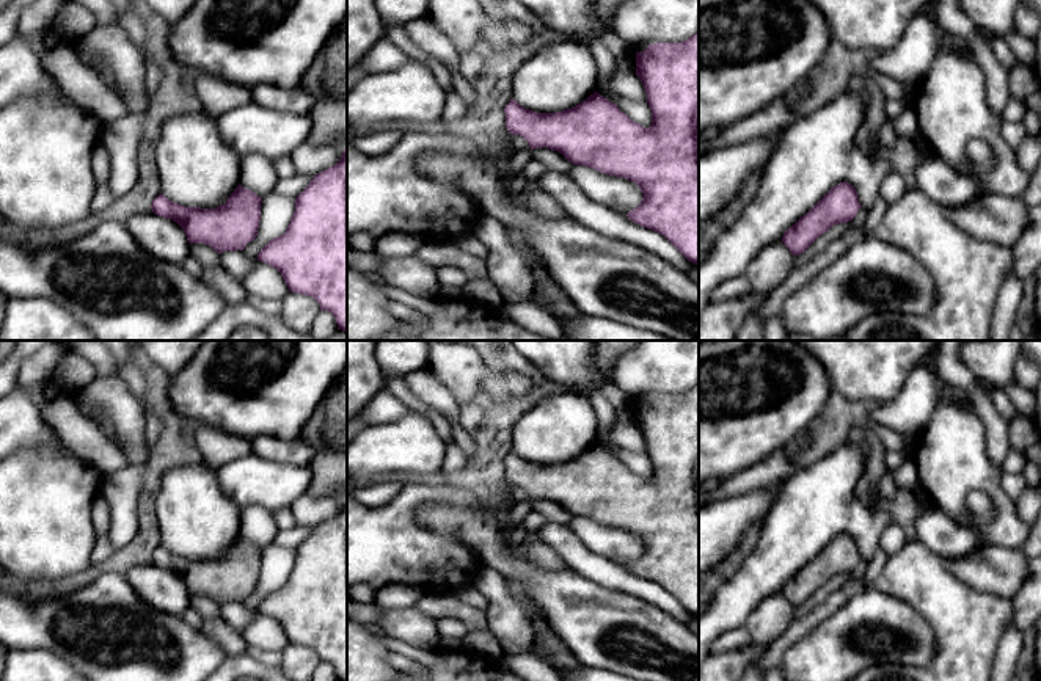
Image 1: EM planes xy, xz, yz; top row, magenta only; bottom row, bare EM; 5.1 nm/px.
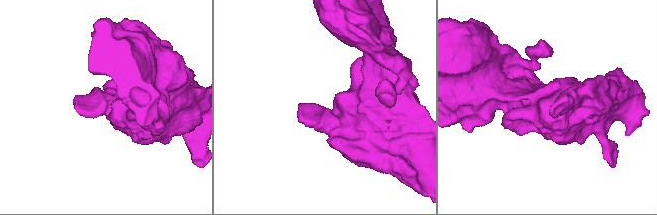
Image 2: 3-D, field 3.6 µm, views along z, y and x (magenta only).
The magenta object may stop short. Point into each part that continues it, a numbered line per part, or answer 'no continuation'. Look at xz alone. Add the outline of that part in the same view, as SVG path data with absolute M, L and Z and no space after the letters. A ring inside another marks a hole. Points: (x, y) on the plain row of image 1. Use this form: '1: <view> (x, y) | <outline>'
no continuation

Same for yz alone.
no continuation

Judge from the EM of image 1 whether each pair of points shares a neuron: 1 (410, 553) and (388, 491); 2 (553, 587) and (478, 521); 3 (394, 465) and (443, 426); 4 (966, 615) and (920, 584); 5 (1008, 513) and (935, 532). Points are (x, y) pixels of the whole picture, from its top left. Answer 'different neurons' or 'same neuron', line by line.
1: different neurons
2: same neuron
3: different neurons
4: same neuron
5: different neurons

